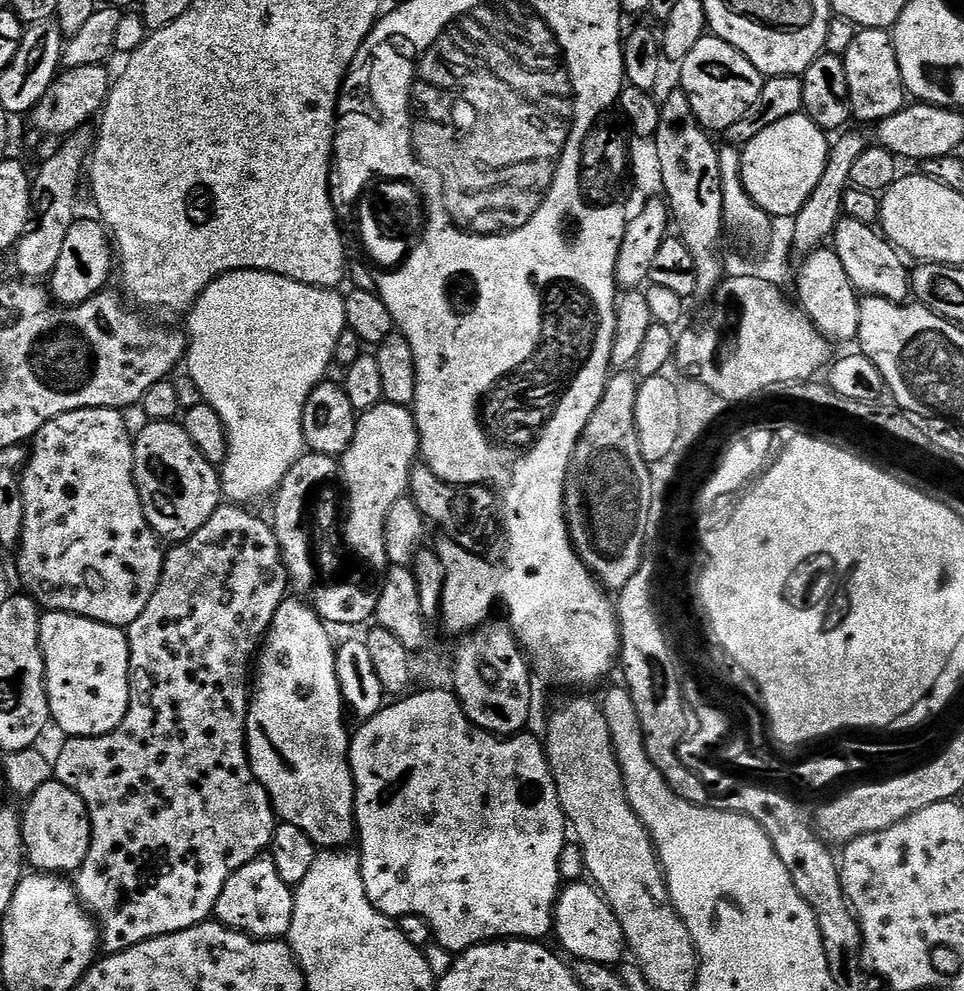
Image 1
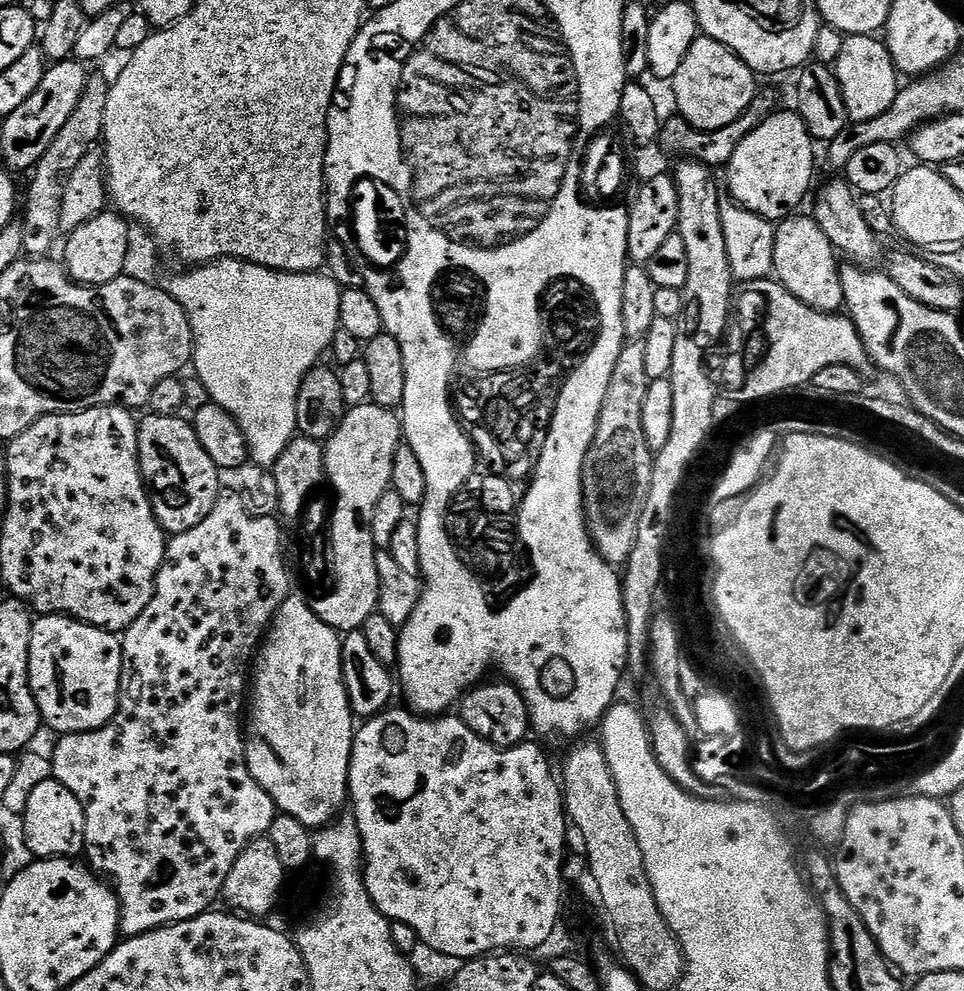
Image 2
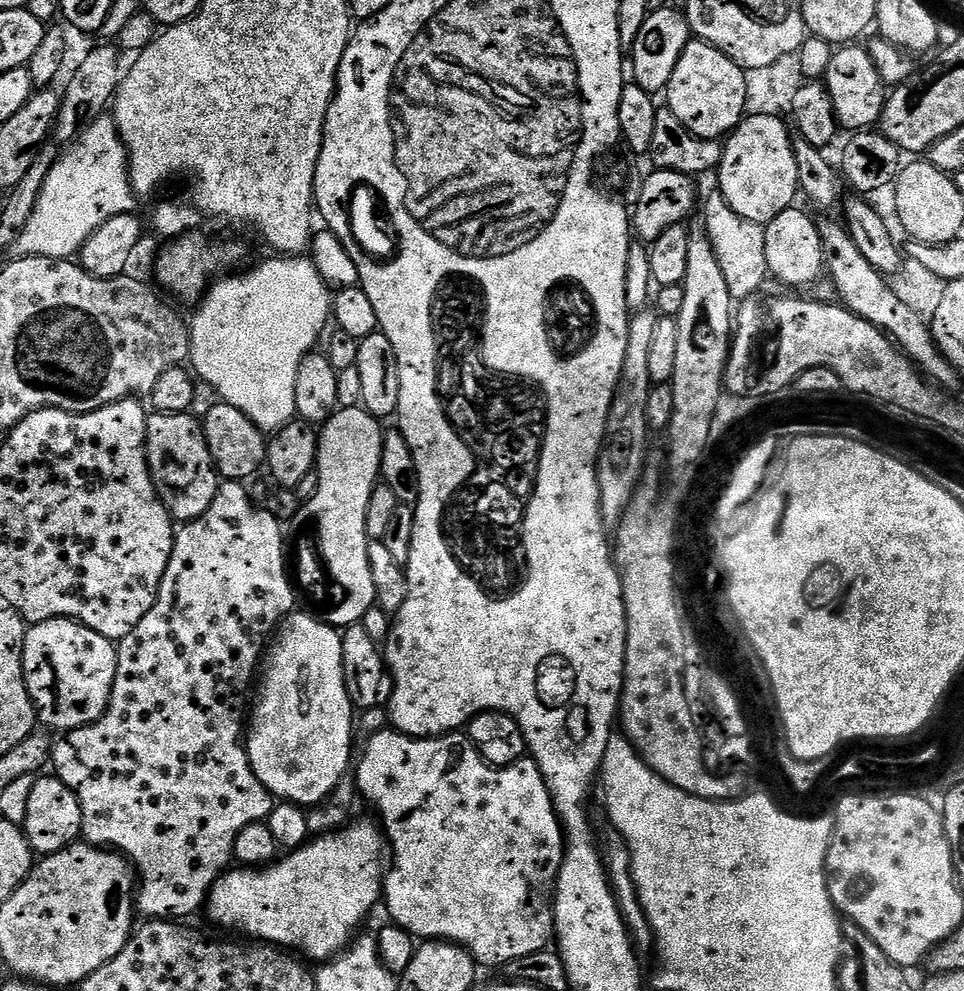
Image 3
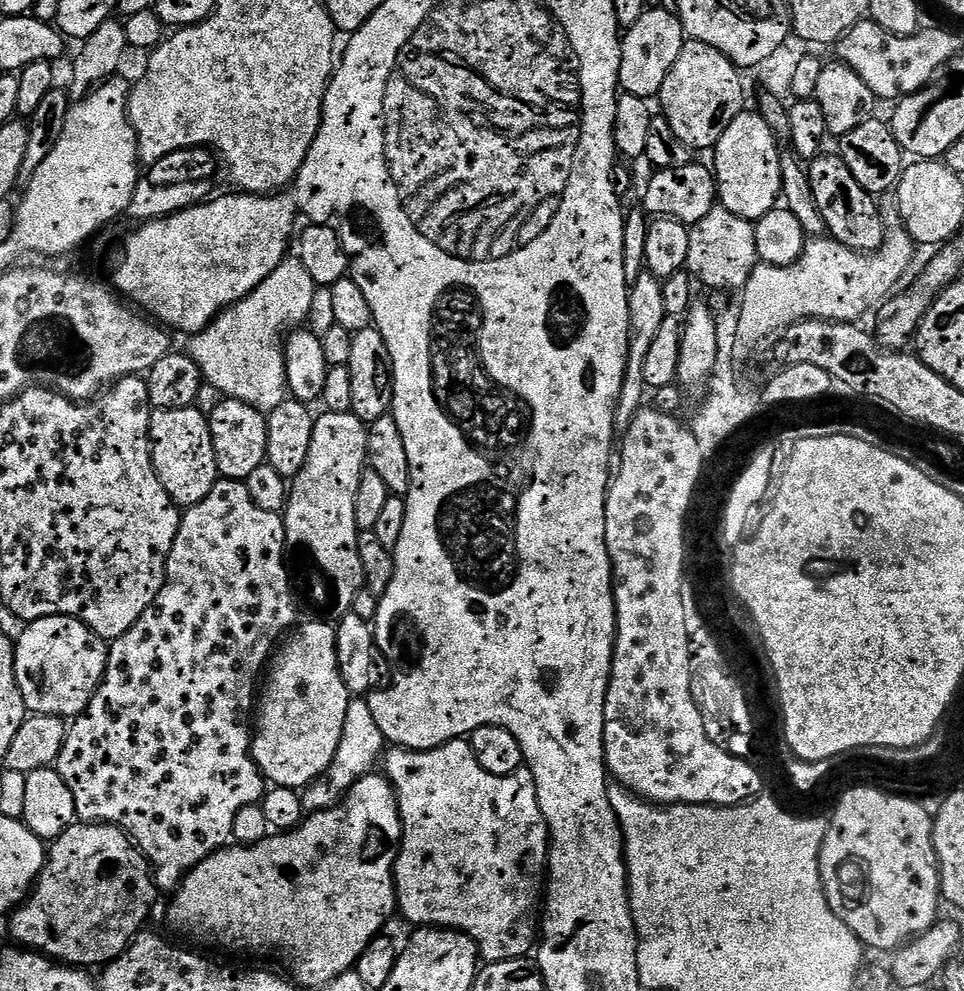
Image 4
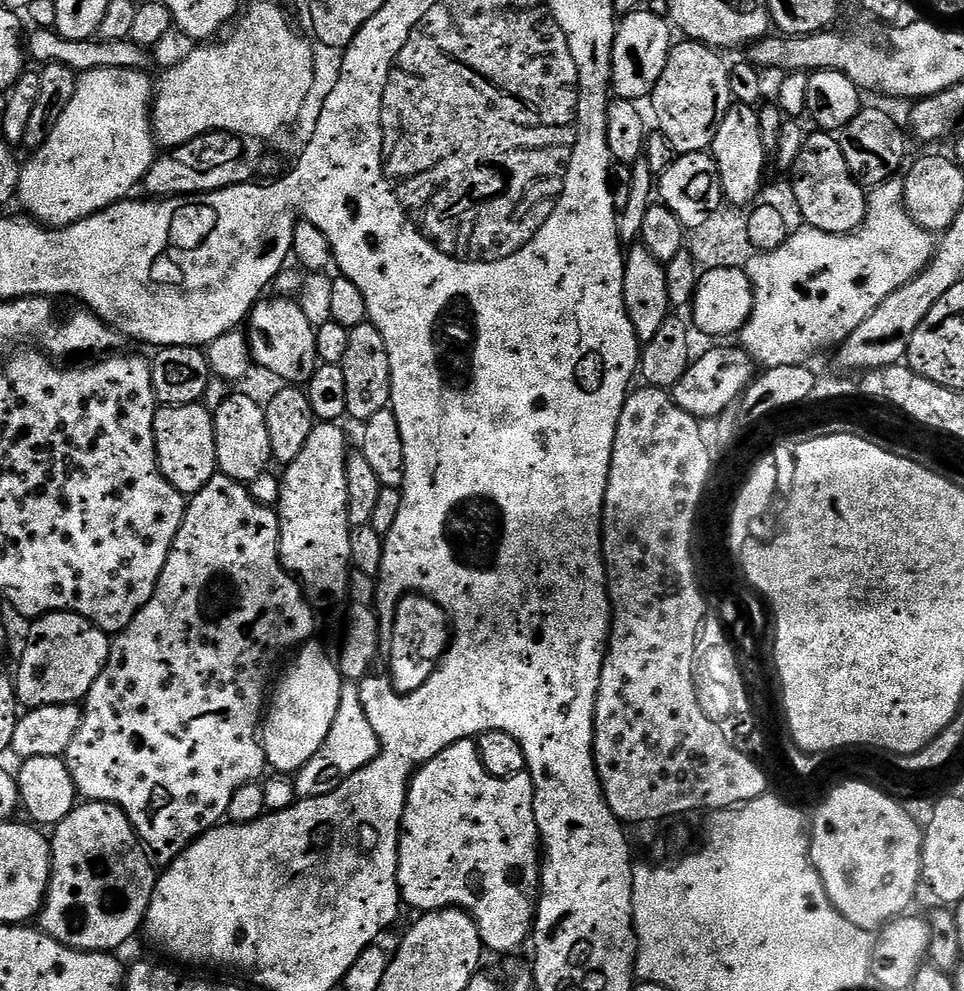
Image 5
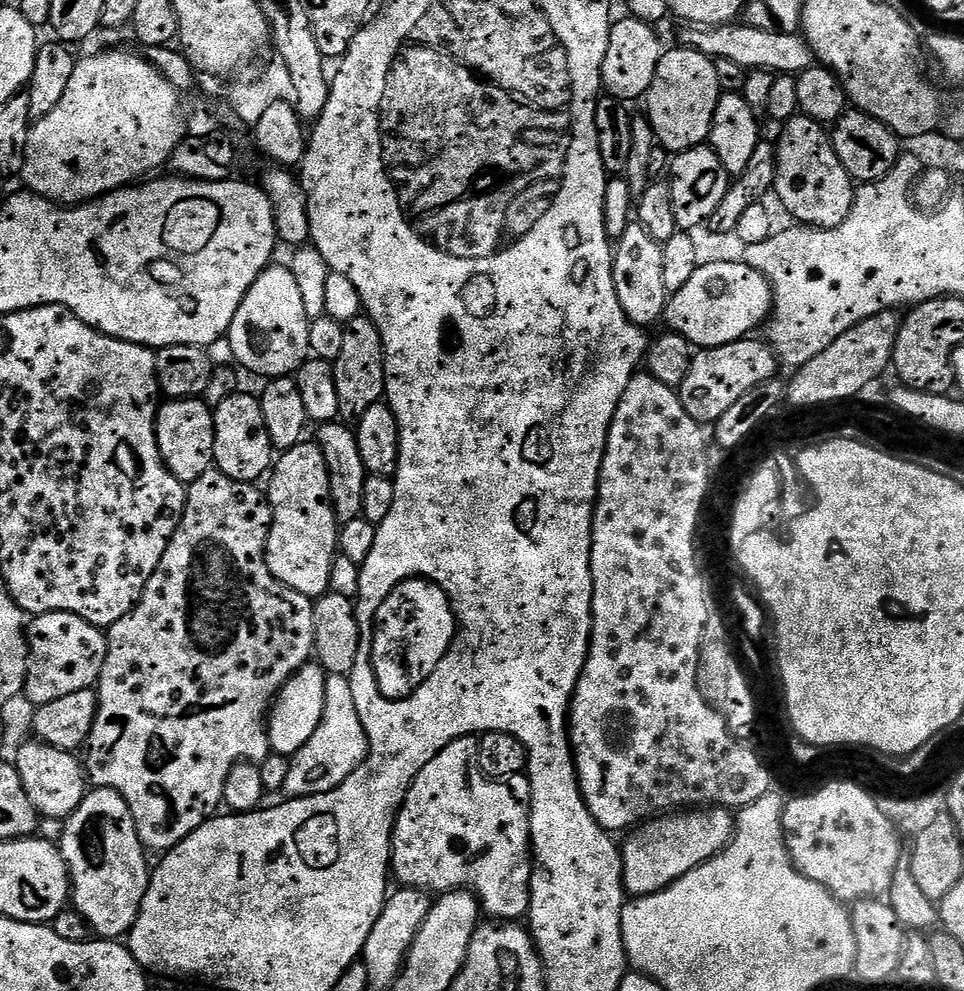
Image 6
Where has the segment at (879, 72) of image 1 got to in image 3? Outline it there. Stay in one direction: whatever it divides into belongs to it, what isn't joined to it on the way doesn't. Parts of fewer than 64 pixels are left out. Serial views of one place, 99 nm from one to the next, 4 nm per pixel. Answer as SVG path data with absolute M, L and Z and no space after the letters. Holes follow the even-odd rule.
M837 47L832 53L822 83L828 87L830 100L834 102L836 123L843 131L845 128L845 133L855 134L875 129L879 125L886 99L886 85L878 74L878 66L874 66L874 58L870 58L867 47Z

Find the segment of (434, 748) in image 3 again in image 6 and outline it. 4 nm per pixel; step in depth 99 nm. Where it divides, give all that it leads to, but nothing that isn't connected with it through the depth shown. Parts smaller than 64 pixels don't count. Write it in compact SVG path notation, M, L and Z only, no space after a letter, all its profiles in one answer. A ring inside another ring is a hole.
M464 736L461 740L455 740L446 750L442 750L412 779L412 785L408 791L408 796L404 800L404 805L400 807L400 812L396 816L396 828L392 832L392 866L391 871L400 879L401 885L409 888L419 888L427 890L432 894L443 894L445 892L455 892L457 890L471 890L476 899L480 902L480 907L489 917L495 918L500 922L516 922L521 918L527 917L528 907L530 906L532 870L534 867L534 853L532 850L532 835L530 834L530 782L527 775L521 774L513 776L511 780L491 780L485 776L480 763L478 754L480 745L476 736Z

